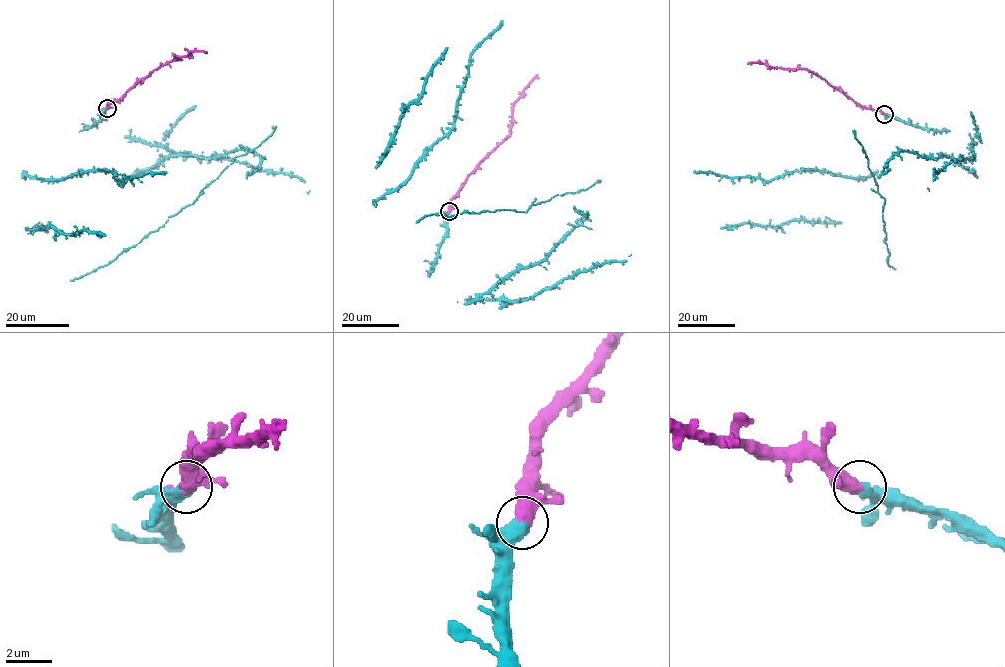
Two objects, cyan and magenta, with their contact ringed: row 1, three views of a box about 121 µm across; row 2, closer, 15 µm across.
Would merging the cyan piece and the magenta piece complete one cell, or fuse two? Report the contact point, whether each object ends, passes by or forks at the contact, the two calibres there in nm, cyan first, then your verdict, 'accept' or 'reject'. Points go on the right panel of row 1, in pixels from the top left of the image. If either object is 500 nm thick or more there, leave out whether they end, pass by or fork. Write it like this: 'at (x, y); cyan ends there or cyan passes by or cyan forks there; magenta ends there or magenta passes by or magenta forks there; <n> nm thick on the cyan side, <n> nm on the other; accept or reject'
at (884, 114); 550 nm thick on the cyan side, 550 nm on the other; accept

